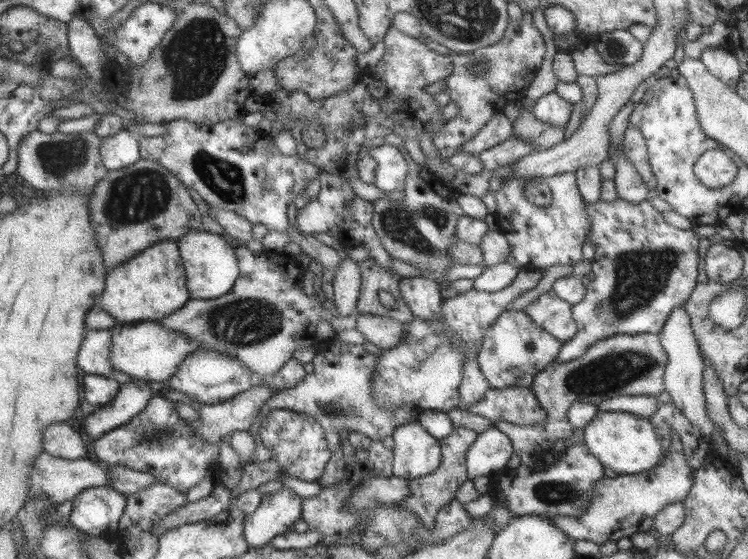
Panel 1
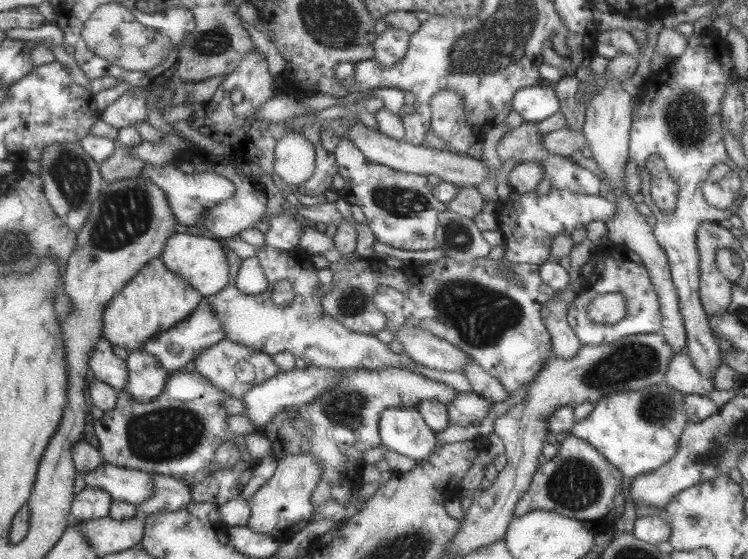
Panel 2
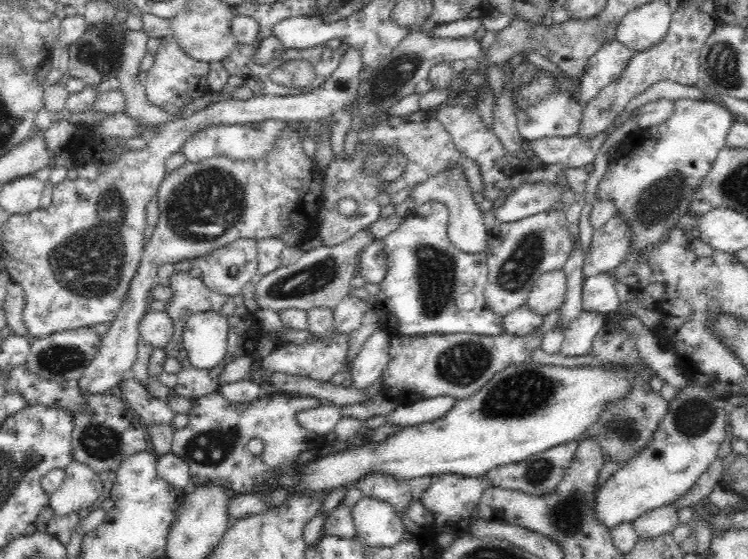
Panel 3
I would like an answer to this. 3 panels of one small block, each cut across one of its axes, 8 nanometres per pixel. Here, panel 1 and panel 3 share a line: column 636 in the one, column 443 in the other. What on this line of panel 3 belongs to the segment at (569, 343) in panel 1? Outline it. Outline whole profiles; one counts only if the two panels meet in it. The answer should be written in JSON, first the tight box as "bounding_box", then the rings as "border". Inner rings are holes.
{"bounding_box":[374,200,502,336],"border":[[[436,200],[432,201],[432,208],[434,208],[434,212],[432,212],[432,214],[428,214],[428,216],[418,216],[412,213],[407,214],[405,220],[400,224],[400,227],[396,228],[392,234],[388,234],[382,241],[385,251],[387,252],[389,263],[386,276],[379,284],[380,293],[377,296],[378,303],[374,306],[376,313],[380,316],[379,324],[382,328],[390,330],[392,334],[402,335],[472,333],[496,336],[498,334],[502,334],[502,317],[498,317],[492,309],[488,308],[485,302],[485,284],[488,280],[488,267],[486,266],[485,261],[486,253],[484,252],[474,255],[462,252],[458,250],[458,248],[455,248],[447,236],[450,210],[442,202]]]}

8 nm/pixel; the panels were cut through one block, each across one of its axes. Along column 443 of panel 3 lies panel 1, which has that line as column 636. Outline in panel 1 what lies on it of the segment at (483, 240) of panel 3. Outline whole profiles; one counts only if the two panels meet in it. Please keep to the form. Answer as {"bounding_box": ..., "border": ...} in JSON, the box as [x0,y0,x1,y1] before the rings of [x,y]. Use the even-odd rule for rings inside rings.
{"bounding_box":[607,144,649,204],"border":[[[611,144],[607,148],[608,160],[615,167],[615,177],[612,182],[615,184],[615,191],[618,199],[625,200],[630,204],[637,204],[648,199],[649,189],[642,182],[639,174],[630,166],[628,159],[625,157],[624,150],[621,153],[611,153]]]}

